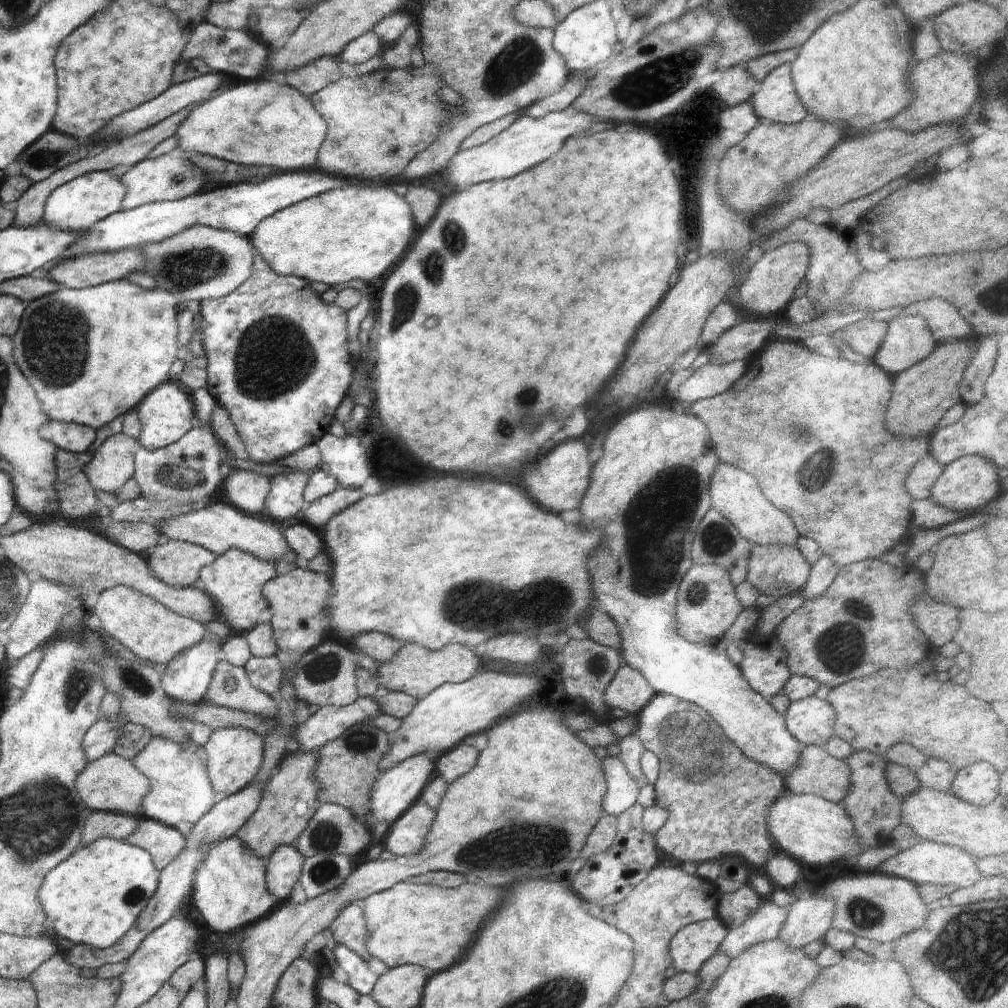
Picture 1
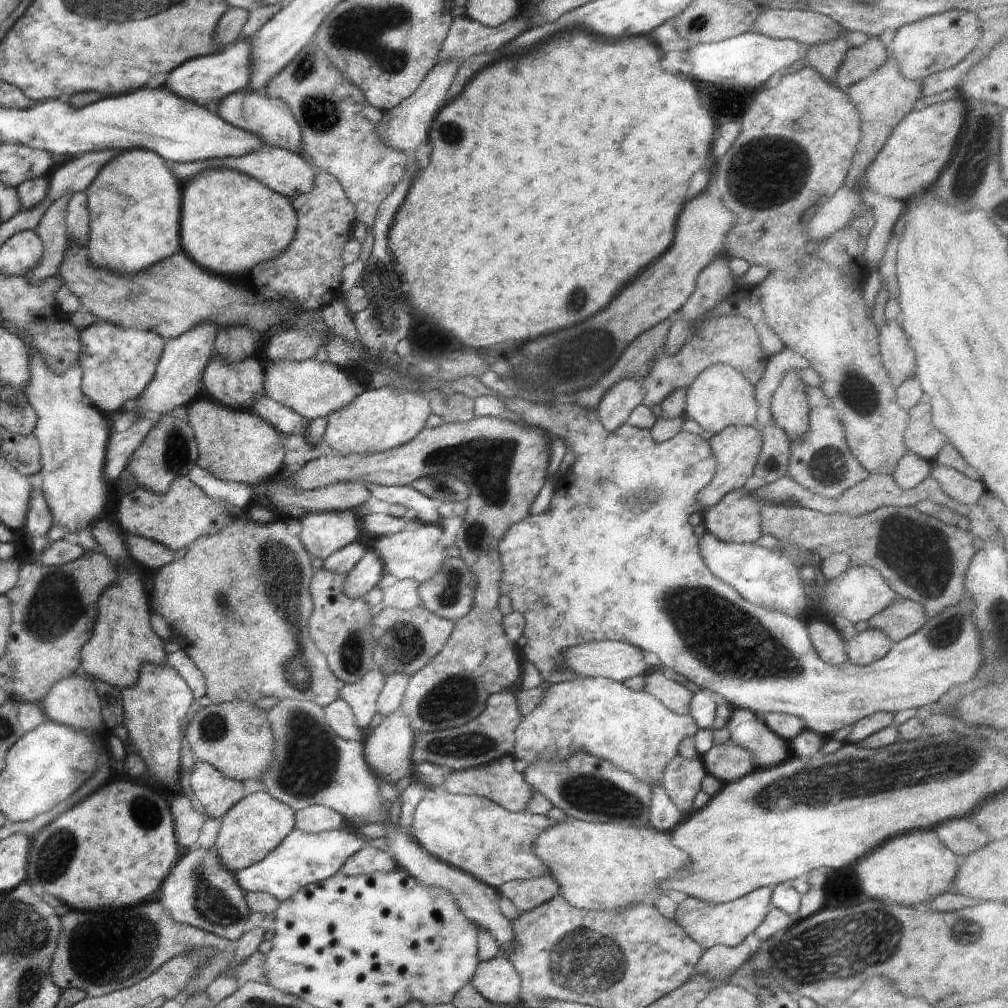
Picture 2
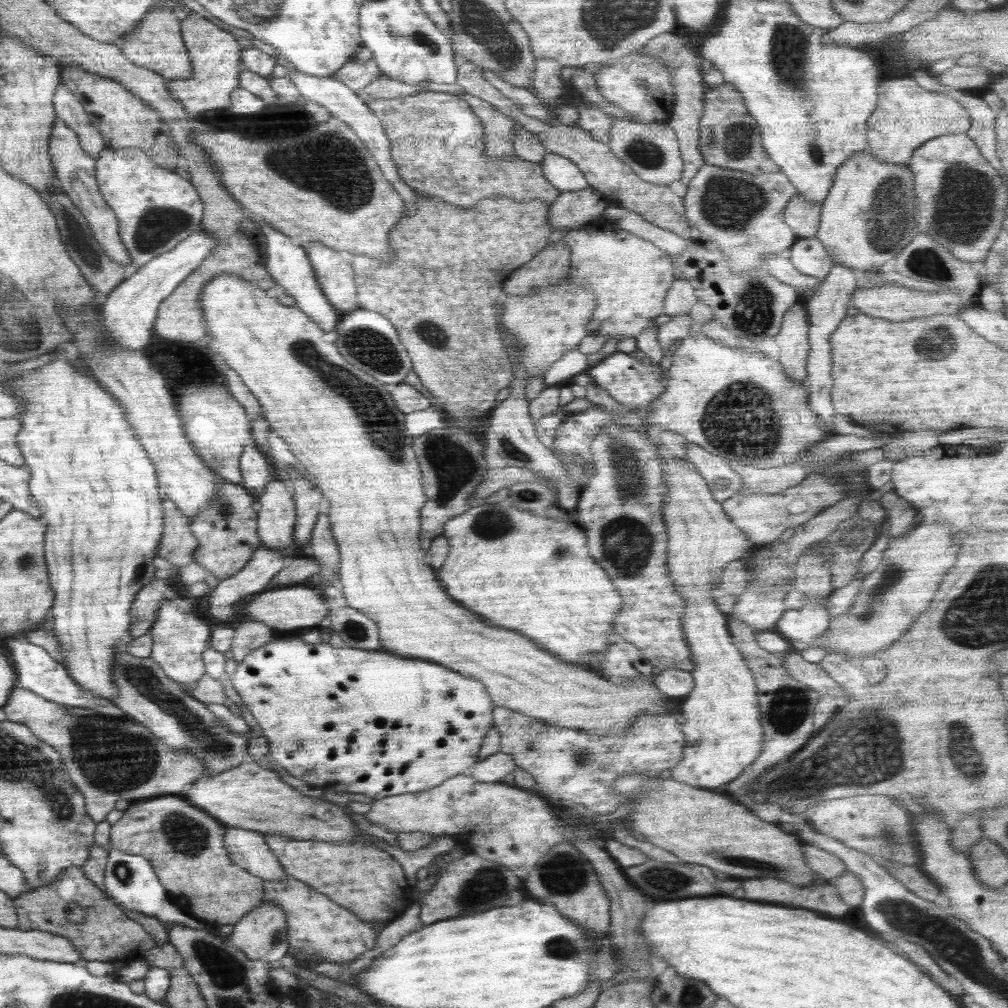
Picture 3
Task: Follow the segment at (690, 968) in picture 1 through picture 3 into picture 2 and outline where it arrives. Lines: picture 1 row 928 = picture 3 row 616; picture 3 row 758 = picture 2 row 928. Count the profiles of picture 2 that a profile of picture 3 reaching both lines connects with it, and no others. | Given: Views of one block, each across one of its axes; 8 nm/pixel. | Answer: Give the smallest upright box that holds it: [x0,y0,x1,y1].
[673,888,772,950]

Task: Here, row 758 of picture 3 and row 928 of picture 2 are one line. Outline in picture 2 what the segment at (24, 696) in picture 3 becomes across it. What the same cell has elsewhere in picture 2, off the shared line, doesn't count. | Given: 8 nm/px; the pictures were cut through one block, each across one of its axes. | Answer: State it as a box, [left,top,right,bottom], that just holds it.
[53,902,234,999]

